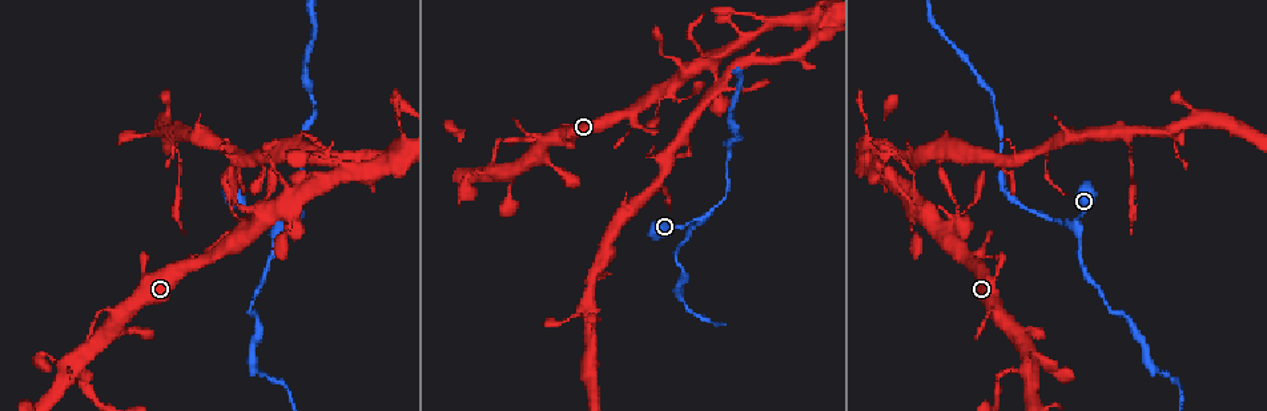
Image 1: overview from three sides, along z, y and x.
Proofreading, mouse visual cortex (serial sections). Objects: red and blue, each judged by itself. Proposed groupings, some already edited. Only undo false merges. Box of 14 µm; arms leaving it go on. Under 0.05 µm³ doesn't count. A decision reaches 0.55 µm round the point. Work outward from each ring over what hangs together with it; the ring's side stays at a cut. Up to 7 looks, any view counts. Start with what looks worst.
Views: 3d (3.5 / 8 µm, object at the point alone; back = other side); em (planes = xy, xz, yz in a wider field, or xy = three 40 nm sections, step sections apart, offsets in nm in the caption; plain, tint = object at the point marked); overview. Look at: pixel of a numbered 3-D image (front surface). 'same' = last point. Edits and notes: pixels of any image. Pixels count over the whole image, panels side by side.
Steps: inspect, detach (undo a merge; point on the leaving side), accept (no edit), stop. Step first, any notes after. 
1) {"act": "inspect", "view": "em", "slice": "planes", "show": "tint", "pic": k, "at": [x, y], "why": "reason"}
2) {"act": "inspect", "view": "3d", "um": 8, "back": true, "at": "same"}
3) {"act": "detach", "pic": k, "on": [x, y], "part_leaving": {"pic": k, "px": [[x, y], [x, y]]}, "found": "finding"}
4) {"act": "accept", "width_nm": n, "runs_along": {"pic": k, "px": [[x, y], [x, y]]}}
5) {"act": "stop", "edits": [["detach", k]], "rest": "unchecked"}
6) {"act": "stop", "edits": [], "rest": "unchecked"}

{"act": "inspect", "view": "3d", "um": 3.5, "pic": 1, "at": [602, 274], "why": "thick turns thin"}

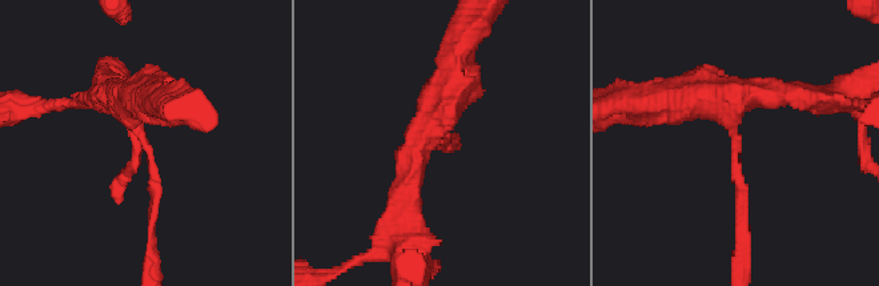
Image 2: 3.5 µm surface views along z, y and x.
{"act": "inspect", "view": "em", "slice": "xy", "step": 5, "show": "tint", "pic": 2, "at": [152, 162], "arm_widths_nm": [150, 400], "why": "now the EM"}

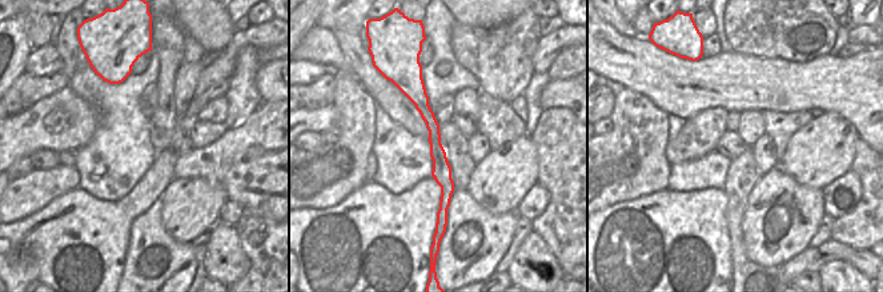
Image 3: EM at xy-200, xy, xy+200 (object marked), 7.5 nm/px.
{"act": "accept", "width_nm": 150, "runs_along": {"pic": 3, "px": [[418, 78], [445, 182], [444, 214]]}, "found": "all the same cell"}

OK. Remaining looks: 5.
{"act": "inspect", "view": "3d", "um": 3.5, "pic": 1, "at": [277, 222], "why": "thick turns thin"}

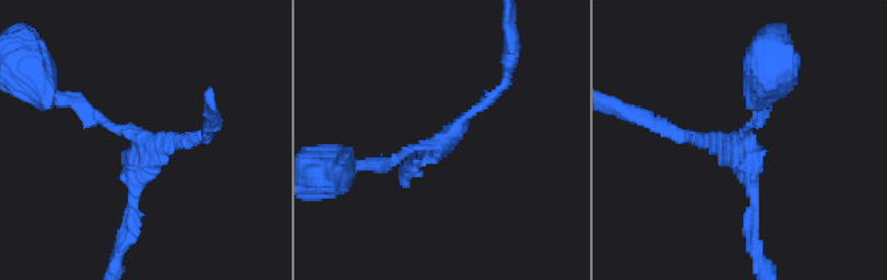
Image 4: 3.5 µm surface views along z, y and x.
{"act": "inspect", "view": "em", "slice": "xy", "step": 2, "show": "tint", "pic": 4, "at": [138, 140], "arms": 3, "arm_widths_nm": [150, 150, 150]}

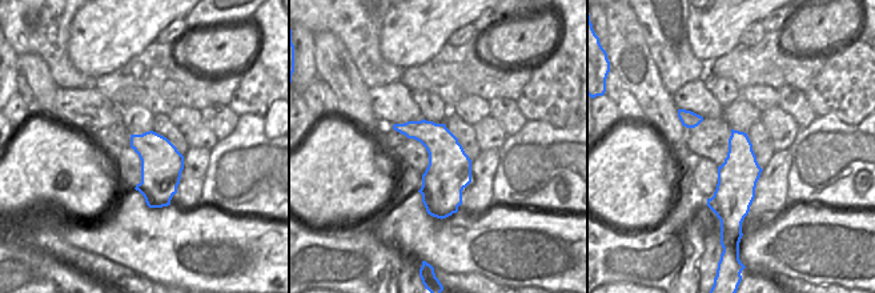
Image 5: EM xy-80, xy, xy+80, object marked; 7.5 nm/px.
{"act": "accept", "runs_along": {"pic": 4, "px": [[364, 166], [437, 146], [502, 84]]}, "found": "continuous, no second cell"}

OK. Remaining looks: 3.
{"act": "inspect", "view": "3d", "um": 8, "back": true, "pic": 1, "at": [498, 141], "why": "abrupt turn"}

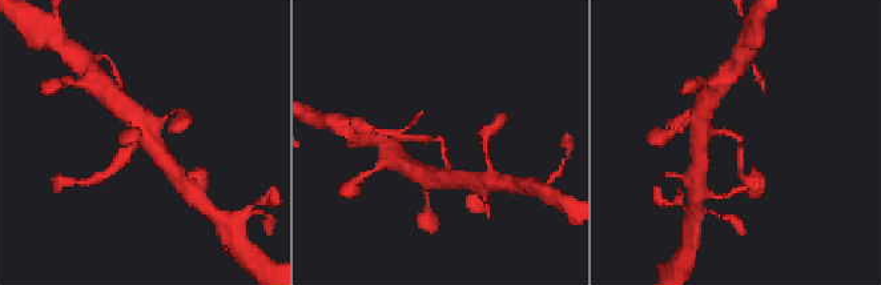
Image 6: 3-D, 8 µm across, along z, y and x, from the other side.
{"act": "inspect", "view": "3d", "um": 3.5, "pic": 6, "at": [736, 136]}

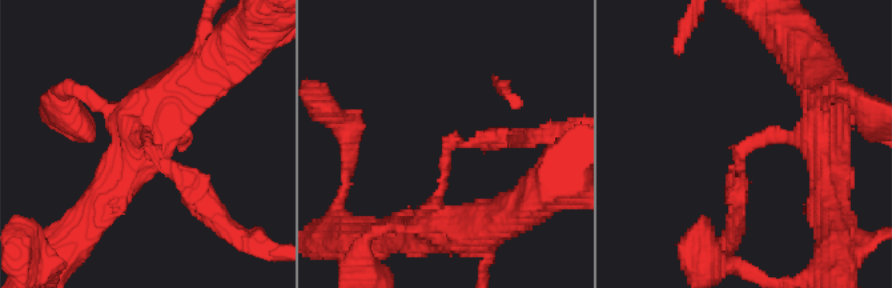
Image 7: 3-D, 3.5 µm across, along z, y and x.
{"act": "inspect", "view": "em", "slice": "planes", "show": "tint", "pic": 7, "at": [152, 148], "arm_widths_nm": [200, 300], "why": "shape alone is not enough"}

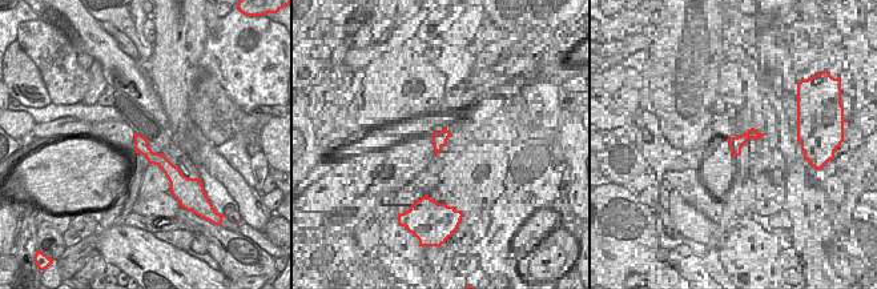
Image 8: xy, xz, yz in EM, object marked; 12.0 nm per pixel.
{"act": "accept", "runs_along": {"pic": 7, "px": [[822, 128], [743, 148], [736, 214]]}, "found": "continuous, no second cell"}

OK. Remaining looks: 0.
{"act": "stop", "edits": [], "rest": "unchecked"}

